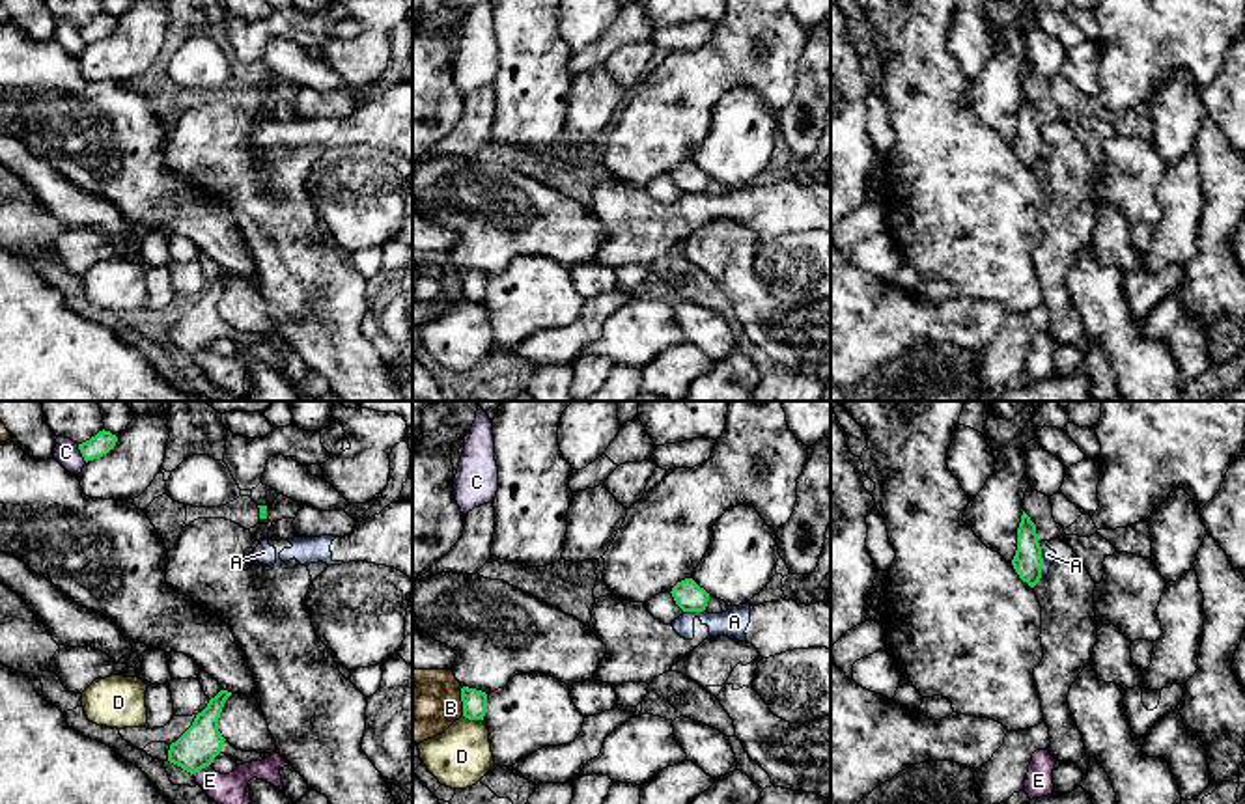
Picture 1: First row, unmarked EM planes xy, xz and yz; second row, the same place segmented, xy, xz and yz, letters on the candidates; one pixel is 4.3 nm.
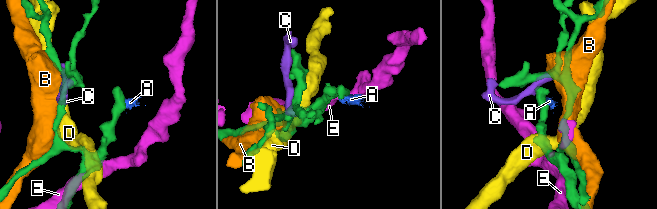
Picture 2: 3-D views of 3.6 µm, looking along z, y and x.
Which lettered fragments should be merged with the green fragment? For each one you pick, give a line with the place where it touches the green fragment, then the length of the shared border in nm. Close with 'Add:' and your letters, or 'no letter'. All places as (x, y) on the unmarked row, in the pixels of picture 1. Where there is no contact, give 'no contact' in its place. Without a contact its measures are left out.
Add: no letter

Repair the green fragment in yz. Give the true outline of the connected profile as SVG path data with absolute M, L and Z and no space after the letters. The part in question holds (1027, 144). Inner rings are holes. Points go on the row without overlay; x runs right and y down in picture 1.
M1025 93L1017 110L1017 132L1012 147L1030 170L1040 164L1043 149L1042 129L1038 125L1036 106Z

